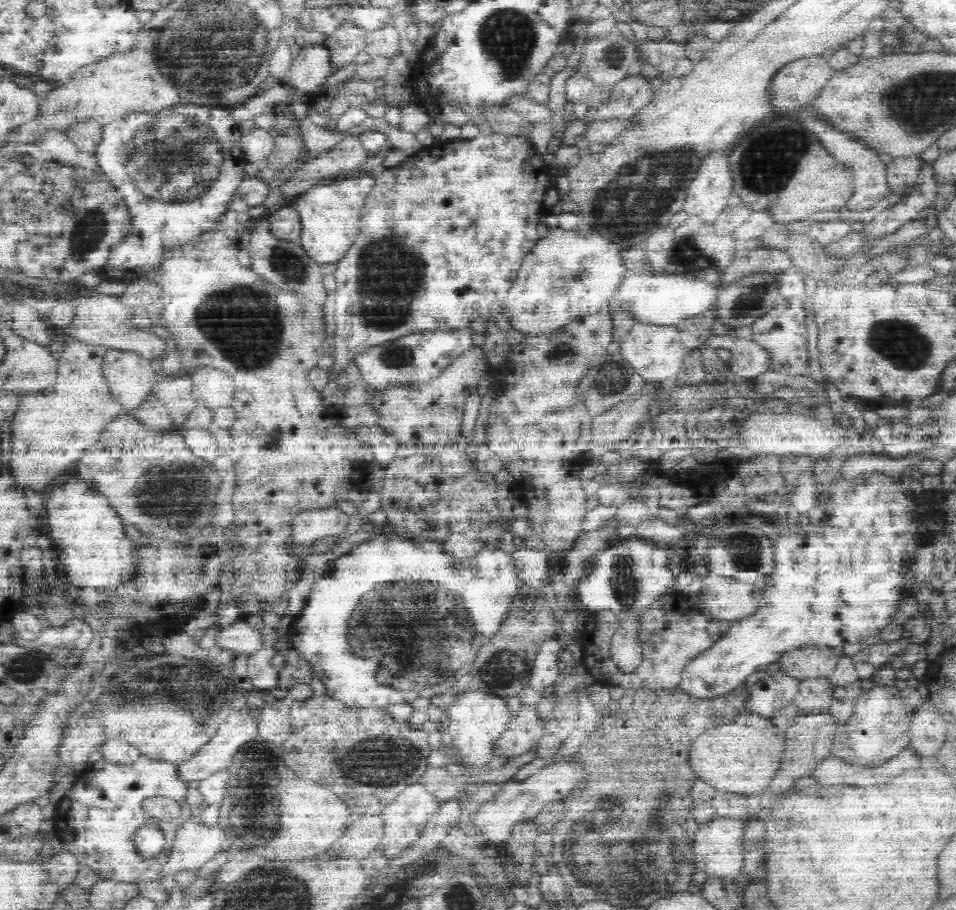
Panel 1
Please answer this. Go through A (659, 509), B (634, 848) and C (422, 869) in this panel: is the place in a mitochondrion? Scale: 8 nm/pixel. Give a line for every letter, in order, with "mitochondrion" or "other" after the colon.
A: other
B: mitochondrion
C: mitochondrion

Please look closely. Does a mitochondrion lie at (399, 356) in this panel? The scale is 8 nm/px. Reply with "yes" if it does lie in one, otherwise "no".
yes

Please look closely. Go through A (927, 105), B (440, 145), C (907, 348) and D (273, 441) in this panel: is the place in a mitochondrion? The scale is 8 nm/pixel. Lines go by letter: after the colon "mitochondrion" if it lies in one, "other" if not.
A: mitochondrion
B: other
C: mitochondrion
D: mitochondrion

